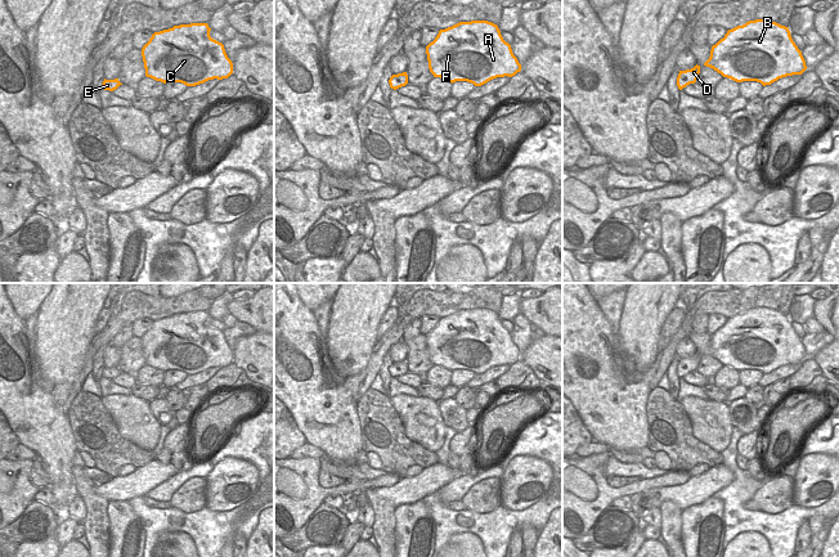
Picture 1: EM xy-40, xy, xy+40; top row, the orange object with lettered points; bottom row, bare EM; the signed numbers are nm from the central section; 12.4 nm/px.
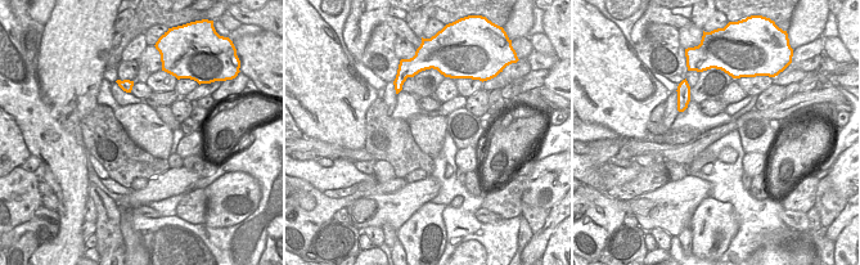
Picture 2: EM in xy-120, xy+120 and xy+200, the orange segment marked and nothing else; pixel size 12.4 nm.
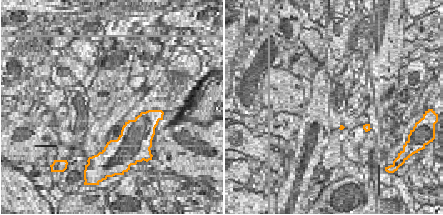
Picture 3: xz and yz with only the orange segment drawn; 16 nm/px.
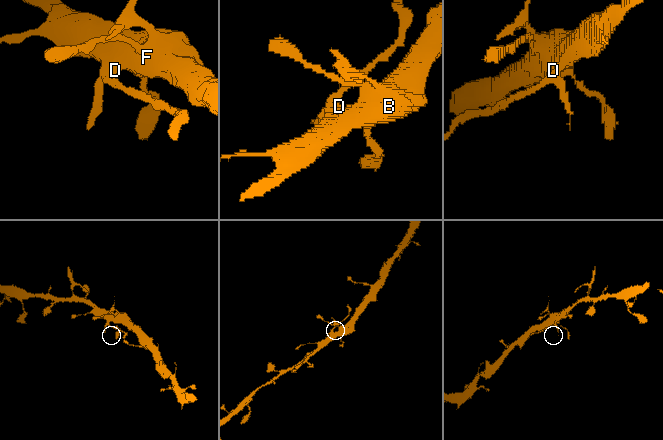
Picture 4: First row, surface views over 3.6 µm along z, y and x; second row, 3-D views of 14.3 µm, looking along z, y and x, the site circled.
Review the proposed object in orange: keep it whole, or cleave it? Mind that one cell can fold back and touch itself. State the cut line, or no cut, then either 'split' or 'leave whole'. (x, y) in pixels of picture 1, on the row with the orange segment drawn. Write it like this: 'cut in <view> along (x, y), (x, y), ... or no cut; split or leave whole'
cut in xy+40 along (678, 75), (695, 81); split

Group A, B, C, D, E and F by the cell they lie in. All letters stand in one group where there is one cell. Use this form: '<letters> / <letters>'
A B C D F / E

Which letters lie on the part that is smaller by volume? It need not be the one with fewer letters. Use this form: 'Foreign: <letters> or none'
Foreign: E

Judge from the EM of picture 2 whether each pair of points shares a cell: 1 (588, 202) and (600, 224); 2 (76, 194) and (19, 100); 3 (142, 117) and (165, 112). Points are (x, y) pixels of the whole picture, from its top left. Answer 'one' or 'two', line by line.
1: two
2: one
3: two

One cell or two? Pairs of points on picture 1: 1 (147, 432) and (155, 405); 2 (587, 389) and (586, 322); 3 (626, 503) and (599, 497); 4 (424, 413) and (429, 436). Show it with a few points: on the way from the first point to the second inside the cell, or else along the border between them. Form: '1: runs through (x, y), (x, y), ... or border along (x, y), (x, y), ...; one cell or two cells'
1: border along (148, 401), (151, 413), (161, 425); two cells
2: runs through (600, 372), (601, 363), (586, 347), (586, 338); one cell
3: border along (629, 495), (622, 495), (610, 503); two cells
4: runs through (424, 418), (424, 425), (429, 431); one cell

